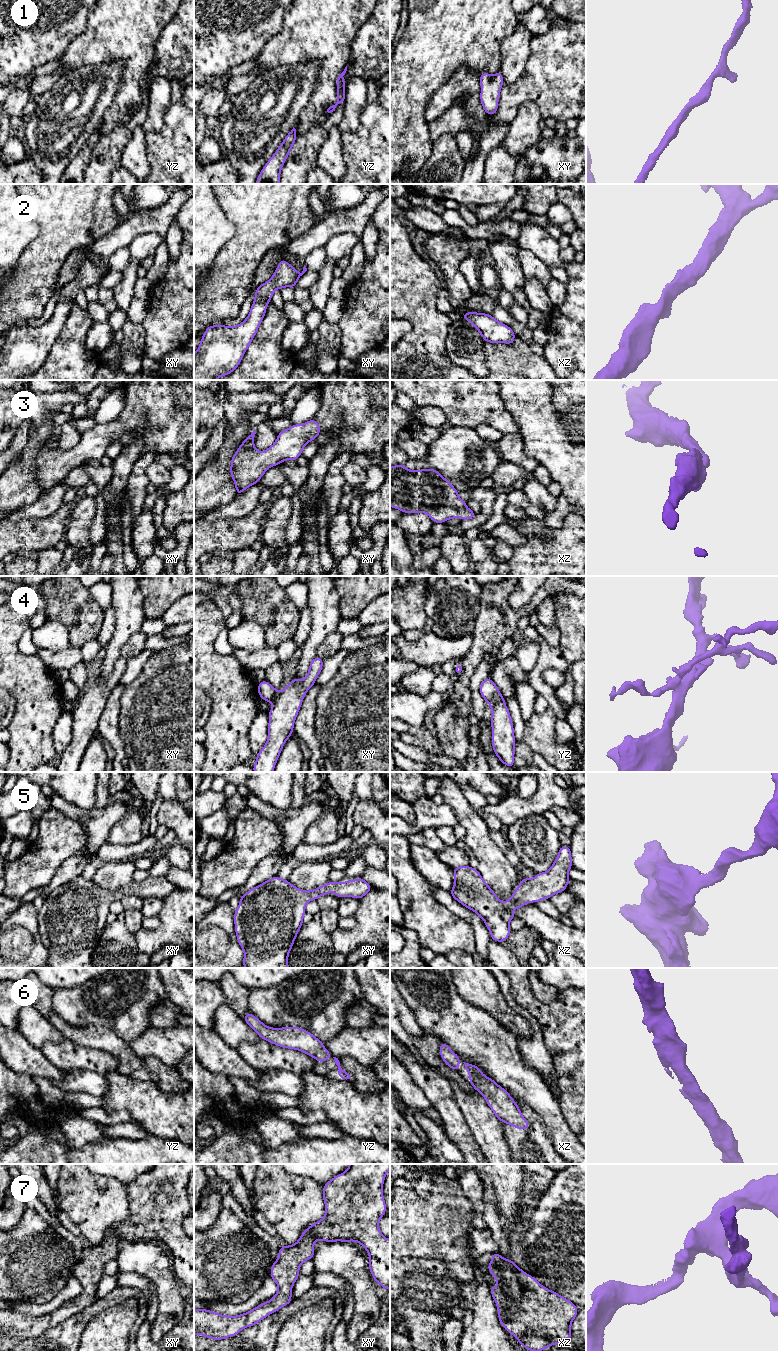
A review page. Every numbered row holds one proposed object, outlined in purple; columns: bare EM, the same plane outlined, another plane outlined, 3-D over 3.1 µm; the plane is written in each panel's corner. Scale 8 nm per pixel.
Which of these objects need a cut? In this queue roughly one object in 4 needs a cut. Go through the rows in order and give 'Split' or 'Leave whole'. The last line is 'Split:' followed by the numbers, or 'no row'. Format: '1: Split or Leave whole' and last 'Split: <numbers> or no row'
1: Leave whole
2: Leave whole
3: Leave whole
4: Split
5: Leave whole
6: Leave whole
7: Leave whole
Split: 4

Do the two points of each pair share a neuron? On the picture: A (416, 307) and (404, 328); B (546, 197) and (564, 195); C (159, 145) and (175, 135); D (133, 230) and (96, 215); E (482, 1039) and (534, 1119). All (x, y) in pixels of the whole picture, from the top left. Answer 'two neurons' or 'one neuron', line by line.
A: two neurons
B: two neurons
C: one neuron
D: two neurons
E: two neurons

